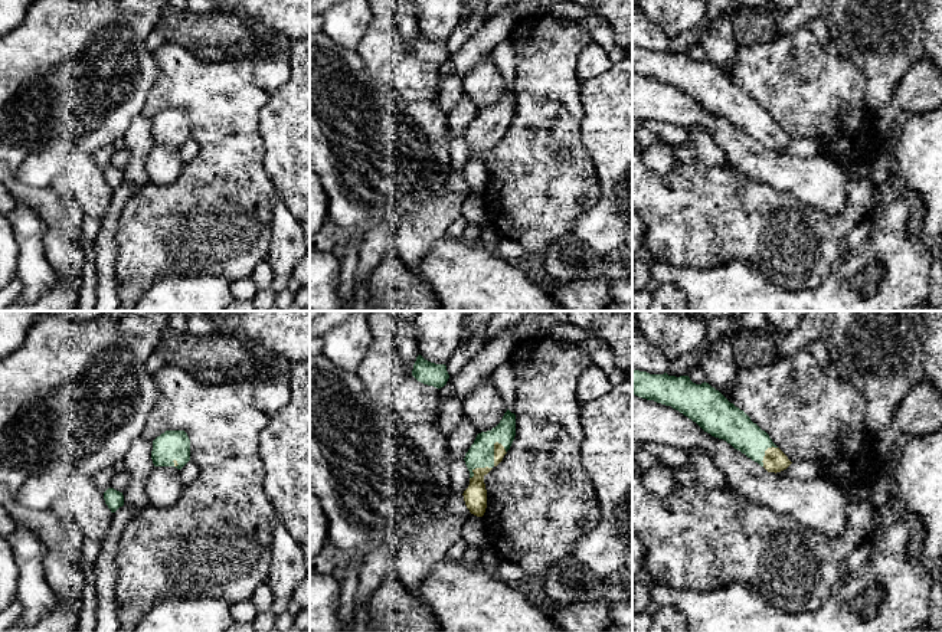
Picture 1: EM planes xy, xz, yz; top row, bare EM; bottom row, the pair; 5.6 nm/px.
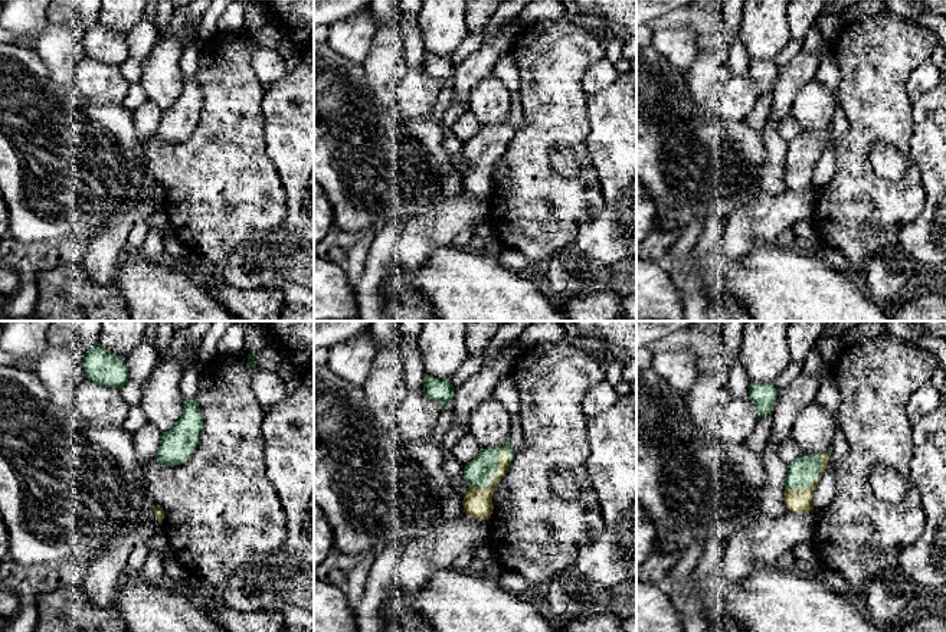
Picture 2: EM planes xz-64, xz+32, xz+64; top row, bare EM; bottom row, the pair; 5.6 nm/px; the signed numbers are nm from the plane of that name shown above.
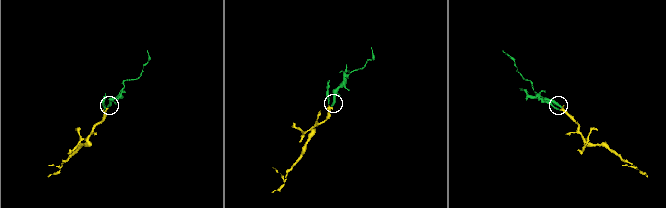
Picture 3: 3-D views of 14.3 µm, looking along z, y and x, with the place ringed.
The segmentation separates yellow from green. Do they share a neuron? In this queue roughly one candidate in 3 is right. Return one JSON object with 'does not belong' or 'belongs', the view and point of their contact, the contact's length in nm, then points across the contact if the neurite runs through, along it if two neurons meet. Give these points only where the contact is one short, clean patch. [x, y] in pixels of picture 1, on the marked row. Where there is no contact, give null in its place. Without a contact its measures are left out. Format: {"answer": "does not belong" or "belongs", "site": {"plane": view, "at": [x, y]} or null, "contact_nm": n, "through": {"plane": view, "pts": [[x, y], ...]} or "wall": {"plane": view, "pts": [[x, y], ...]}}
{"answer": "belongs", "site": {"plane": "xz", "at": [494, 465]}, "contact_nm": 260}

